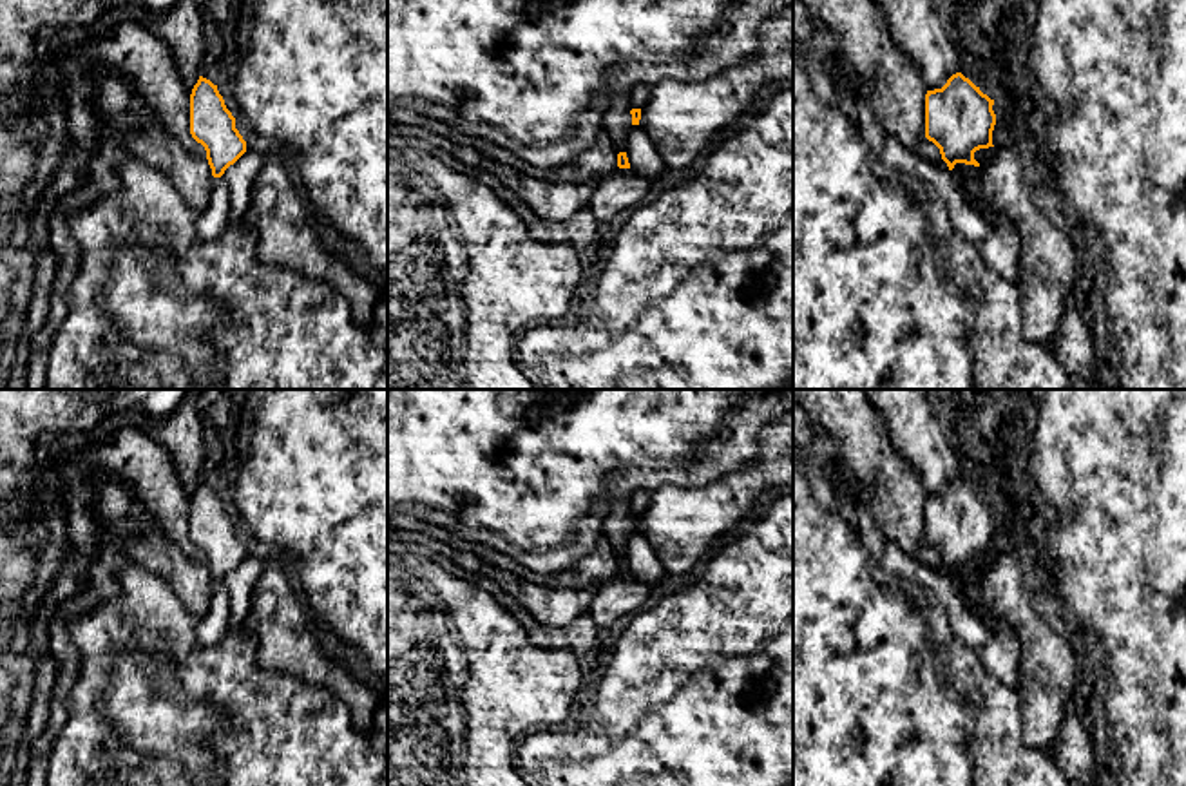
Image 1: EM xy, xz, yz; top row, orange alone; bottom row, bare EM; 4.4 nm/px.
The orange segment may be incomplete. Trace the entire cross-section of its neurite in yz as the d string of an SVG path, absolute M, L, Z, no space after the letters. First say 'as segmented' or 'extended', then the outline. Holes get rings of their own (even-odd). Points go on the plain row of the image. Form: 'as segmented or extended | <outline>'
as segmented | M961 478L952 480L942 494L925 500L925 543L933 547L949 576L956 569L974 570L974 558L992 551L994 505Z

